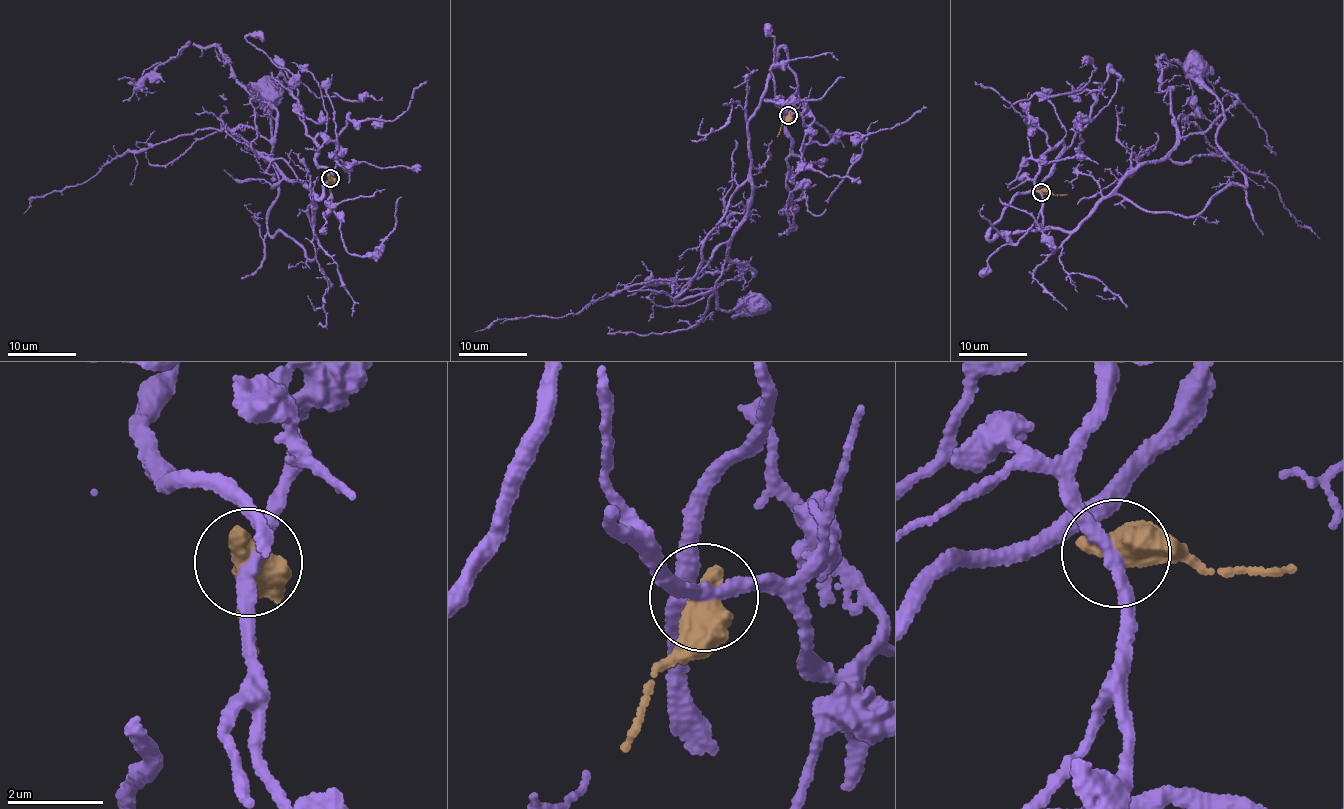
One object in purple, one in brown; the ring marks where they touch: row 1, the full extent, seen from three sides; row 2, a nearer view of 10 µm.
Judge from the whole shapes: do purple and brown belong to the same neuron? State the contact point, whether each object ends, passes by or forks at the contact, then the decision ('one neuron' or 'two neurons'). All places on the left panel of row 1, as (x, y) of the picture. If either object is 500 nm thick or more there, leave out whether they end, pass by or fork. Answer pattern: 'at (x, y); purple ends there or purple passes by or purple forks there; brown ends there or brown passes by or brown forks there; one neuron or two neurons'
at (330, 178); two neurons

